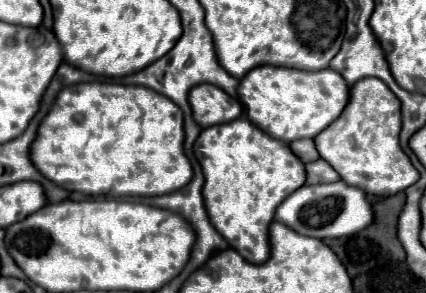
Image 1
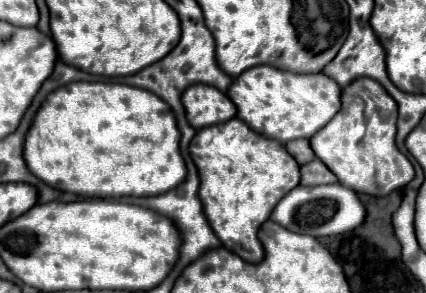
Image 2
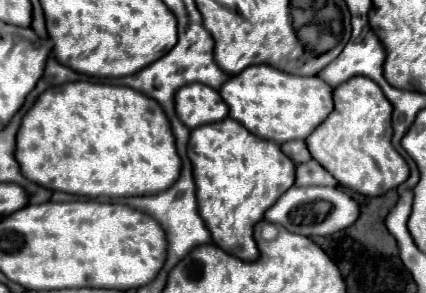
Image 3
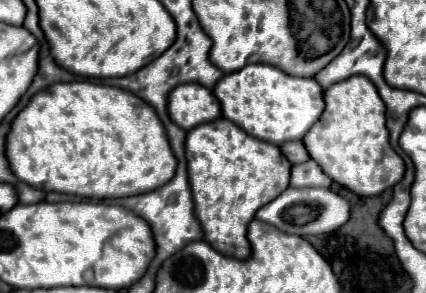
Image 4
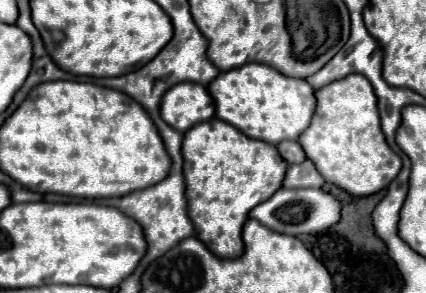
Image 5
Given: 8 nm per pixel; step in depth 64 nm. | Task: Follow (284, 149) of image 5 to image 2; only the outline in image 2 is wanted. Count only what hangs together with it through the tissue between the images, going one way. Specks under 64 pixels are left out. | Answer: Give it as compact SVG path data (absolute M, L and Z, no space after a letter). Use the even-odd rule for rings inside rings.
M290 140L286 144L286 150L296 158L298 164L308 164L310 160L316 158L314 150L310 148L310 140Z

